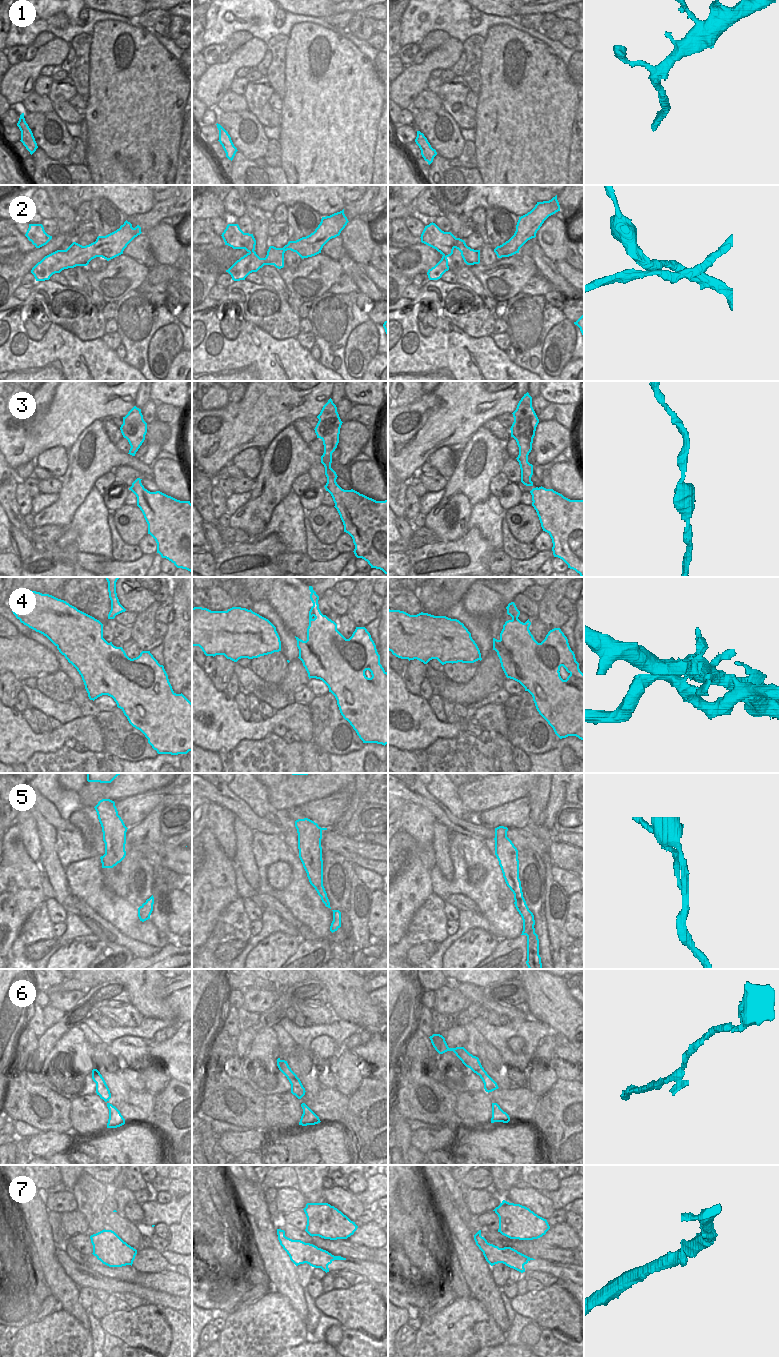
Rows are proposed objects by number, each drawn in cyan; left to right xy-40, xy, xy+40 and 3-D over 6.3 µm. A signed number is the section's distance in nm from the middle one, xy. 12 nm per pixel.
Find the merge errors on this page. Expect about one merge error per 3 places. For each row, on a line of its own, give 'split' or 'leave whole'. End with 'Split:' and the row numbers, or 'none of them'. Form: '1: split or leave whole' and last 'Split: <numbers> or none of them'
1: split
2: split
3: leave whole
4: split
5: split
6: leave whole
7: leave whole
Split: 1, 2, 4, 5

